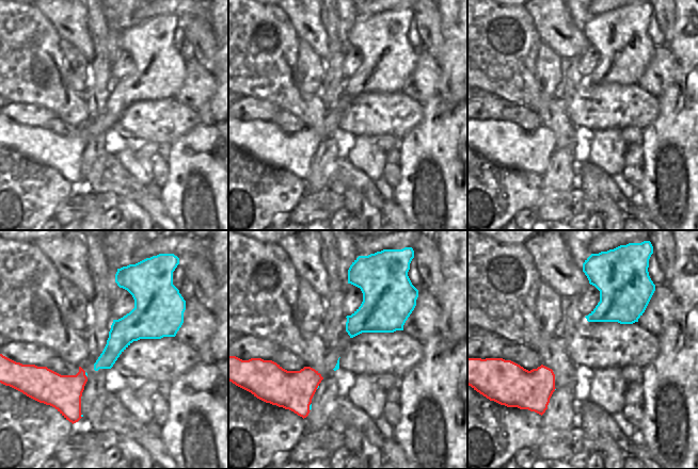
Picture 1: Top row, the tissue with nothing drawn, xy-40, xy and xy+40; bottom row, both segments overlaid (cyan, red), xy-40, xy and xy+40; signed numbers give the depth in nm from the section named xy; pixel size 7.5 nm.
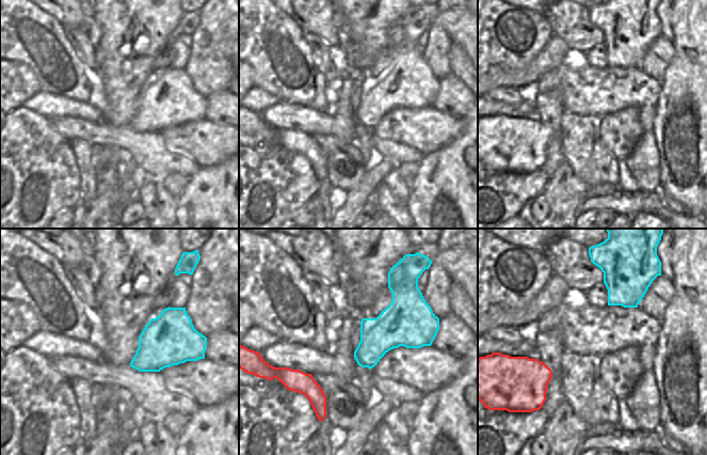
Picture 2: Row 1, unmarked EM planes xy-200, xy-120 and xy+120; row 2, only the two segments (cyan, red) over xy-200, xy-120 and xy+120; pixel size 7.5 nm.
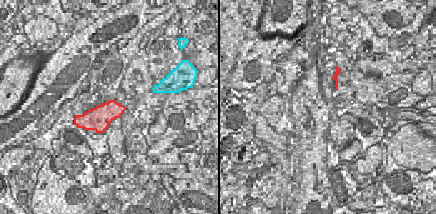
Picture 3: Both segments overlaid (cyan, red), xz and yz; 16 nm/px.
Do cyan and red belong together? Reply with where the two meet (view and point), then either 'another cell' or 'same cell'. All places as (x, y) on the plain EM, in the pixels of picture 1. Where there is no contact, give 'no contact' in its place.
meets cyan in xy at (310, 168); same cell

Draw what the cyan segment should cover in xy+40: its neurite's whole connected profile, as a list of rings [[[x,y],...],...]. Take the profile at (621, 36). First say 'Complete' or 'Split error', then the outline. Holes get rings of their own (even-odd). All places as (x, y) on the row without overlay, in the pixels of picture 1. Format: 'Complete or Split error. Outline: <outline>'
Complete. Outline: [[[644,2],[591,15],[585,21],[583,33],[600,52],[600,63],[585,78],[588,83],[638,83],[655,52],[648,33],[652,15],[651,3]]]

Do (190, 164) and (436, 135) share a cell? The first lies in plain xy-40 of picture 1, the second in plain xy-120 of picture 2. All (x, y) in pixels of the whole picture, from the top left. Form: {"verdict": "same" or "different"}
{"verdict": "different"}

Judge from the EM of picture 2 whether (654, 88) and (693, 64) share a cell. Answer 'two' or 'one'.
two

